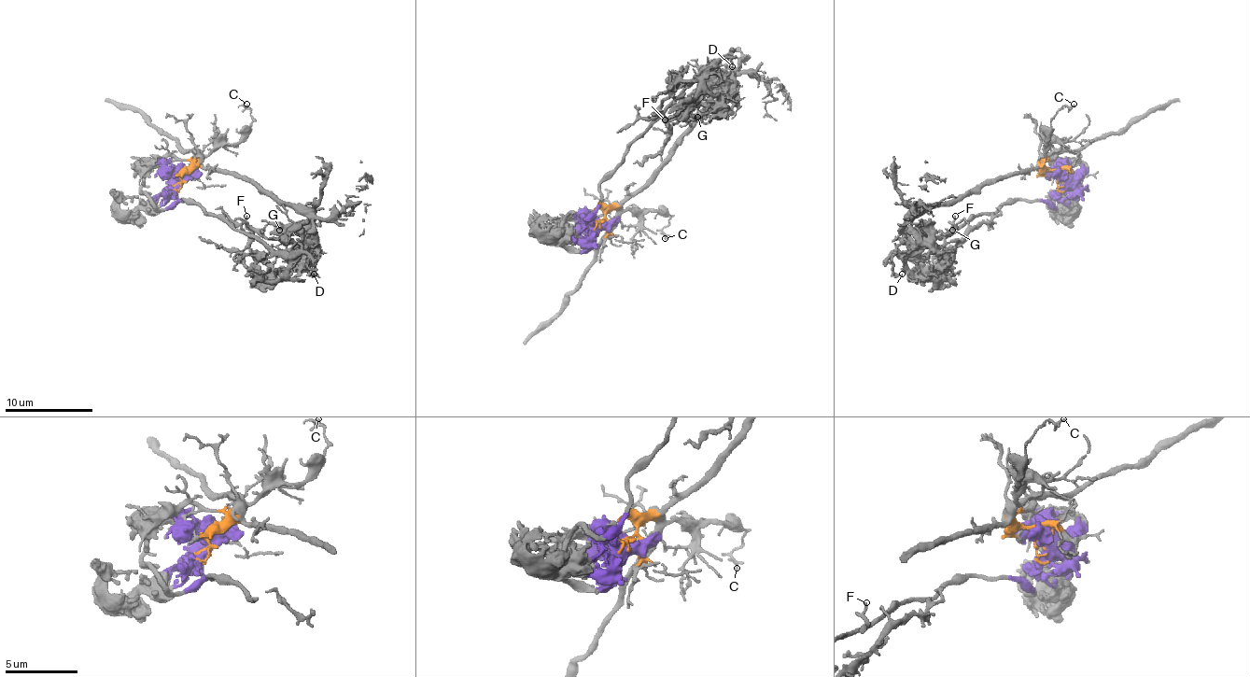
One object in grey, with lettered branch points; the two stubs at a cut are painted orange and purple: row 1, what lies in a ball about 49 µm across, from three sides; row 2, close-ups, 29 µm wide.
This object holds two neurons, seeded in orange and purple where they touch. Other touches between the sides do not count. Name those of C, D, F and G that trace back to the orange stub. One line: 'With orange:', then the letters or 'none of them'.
With orange: C

